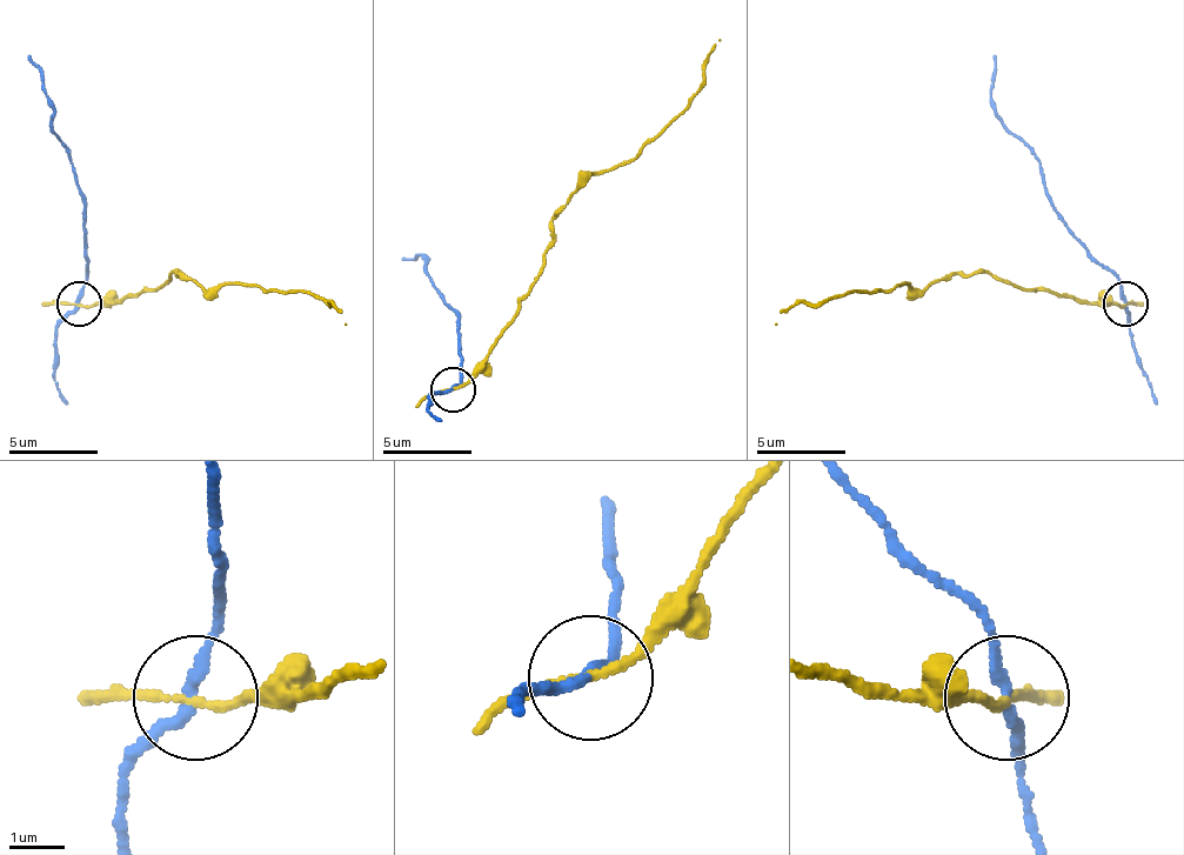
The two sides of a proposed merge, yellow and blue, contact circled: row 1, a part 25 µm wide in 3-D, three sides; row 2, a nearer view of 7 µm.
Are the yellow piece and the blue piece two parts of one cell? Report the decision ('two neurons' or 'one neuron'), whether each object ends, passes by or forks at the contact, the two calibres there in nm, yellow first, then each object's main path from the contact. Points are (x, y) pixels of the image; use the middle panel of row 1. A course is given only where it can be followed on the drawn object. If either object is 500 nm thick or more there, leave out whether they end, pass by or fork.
two neurons; yellow passes by; blue passes by; 140 nm thick on the yellow side, 190 nm on the other; yellow runs (452, 388), (466, 383), (514, 316), (550, 249), (550, 218), (582, 186), (627, 164), (689, 101), (721, 39); blue runs (452, 388), (461, 383), (461, 321), (443, 302), (425, 258), (402, 258)

